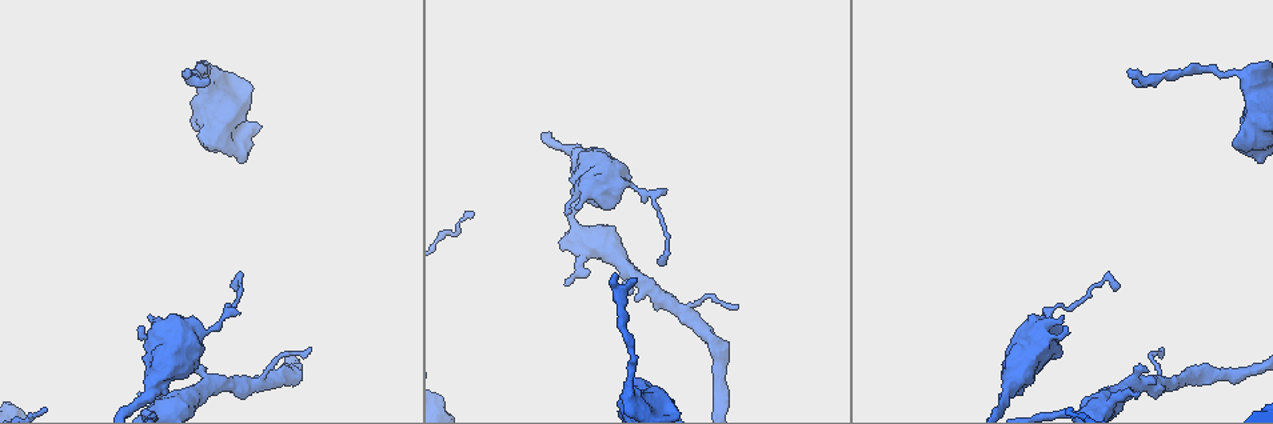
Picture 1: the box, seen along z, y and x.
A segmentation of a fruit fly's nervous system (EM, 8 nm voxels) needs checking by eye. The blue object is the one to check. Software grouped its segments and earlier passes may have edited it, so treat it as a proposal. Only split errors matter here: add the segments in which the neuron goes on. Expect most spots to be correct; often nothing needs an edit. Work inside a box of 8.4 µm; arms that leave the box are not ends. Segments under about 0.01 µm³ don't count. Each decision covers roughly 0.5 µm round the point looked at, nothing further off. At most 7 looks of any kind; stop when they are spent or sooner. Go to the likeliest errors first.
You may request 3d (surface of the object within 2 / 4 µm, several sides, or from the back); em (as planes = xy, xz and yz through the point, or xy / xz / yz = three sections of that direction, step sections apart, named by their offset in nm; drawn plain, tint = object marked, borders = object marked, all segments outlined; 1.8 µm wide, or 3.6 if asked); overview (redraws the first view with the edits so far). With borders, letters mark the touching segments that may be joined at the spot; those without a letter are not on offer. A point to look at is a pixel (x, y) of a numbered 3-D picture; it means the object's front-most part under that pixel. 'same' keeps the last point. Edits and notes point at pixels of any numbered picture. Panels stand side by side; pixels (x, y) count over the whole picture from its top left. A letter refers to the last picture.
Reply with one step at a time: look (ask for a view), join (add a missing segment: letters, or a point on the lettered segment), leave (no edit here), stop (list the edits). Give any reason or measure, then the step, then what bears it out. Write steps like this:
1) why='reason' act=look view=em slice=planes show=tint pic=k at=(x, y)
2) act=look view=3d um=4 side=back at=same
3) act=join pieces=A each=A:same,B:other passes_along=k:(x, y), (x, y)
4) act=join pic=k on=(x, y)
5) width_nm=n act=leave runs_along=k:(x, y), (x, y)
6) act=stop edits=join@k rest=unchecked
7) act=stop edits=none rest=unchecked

why='an open end' act=look view=3d um=2 pic=1 at=(138, 394)

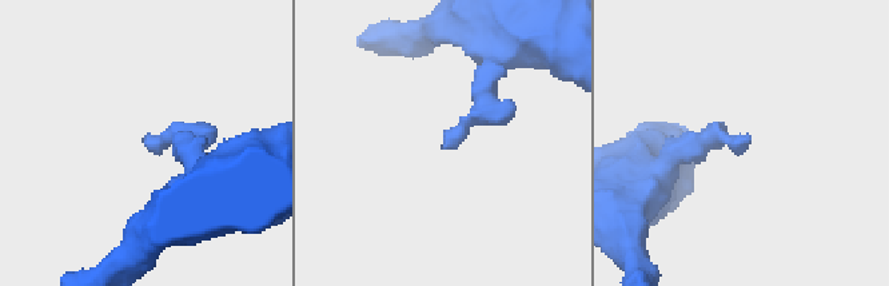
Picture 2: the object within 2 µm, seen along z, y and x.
act=look view=em um=3.6 slice=xz step=8 show=tint pic=2 at=(446, 141)

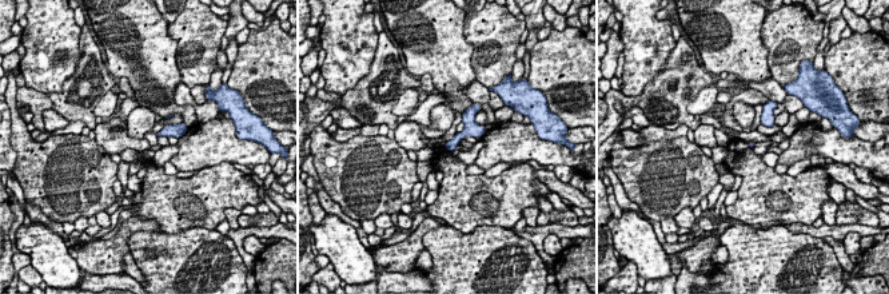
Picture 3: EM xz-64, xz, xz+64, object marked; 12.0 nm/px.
why='cut it another way' act=look view=em um=3.6 slice=planes show=borders at=same

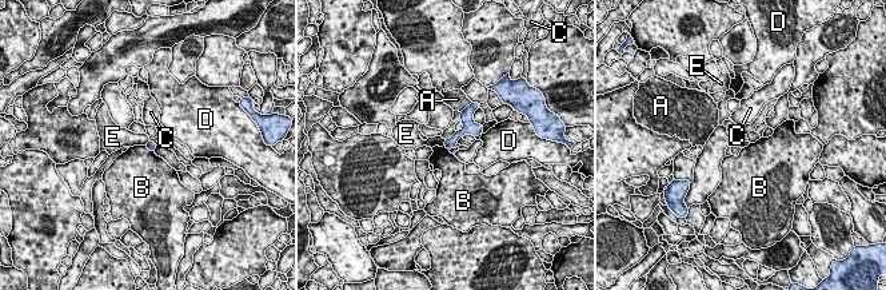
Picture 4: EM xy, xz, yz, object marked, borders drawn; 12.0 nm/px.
act=leave each=A:other,B:other,C:other,D:other,E:other border=4:(443, 139), (445, 144) found='no lettered segment goes on from it'

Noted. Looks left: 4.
why='tapers out' act=look view=em slice=xz step=4 show=borders pic=1 at=(666, 263)

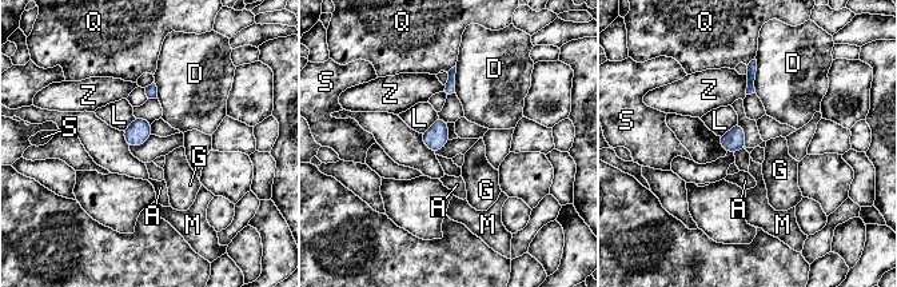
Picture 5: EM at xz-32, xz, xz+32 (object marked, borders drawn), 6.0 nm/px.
act=look view=em slice=planes show=borders at=same

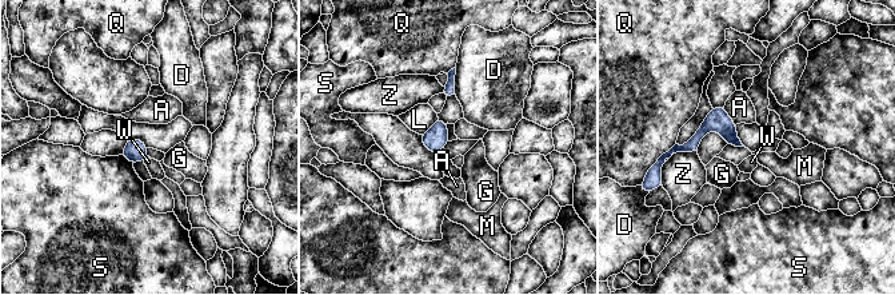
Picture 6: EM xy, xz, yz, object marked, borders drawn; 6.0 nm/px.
width_nm=110 act=leave each=A:other,D:other,G:other,L:other,M:other,Q:other,S:other,W:other,Z:other border=6:(147, 156), (143, 160) found='no lettered segment goes on from it'

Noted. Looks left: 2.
why='thick turns thin' act=look view=em um=3.6 slice=planes show=borders pic=1 at=(170, 360)

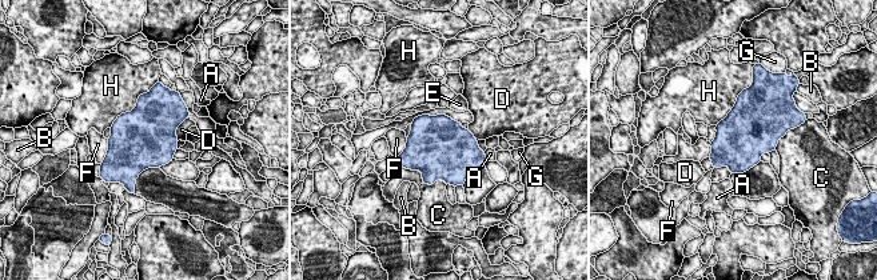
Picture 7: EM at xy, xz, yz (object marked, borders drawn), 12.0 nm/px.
act=leave each=A:other,B:other,C:other,D:other,E:other,F:other,G:other,H:other border=7:(142, 94), (110, 127) found='no lettered segment goes on from it'

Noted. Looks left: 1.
act=stop edits=none rest=unchecked

